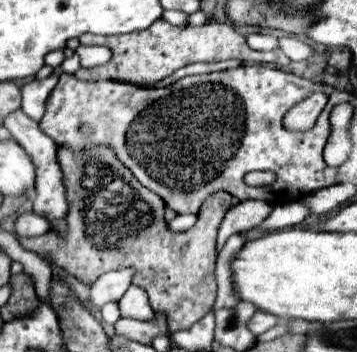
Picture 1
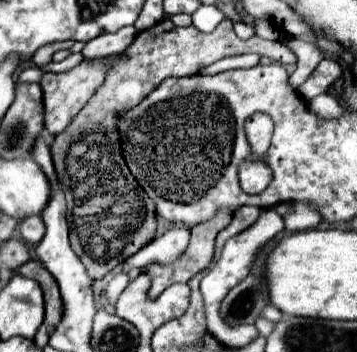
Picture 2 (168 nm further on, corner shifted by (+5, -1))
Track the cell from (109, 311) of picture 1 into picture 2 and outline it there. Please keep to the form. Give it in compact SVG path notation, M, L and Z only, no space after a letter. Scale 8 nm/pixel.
M121 272L121 274L117 274L111 282L109 282L109 286L107 286L107 298L109 298L109 302L111 304L115 304L117 302L117 296L125 290L125 286L129 284L129 276L125 274L125 272Z

